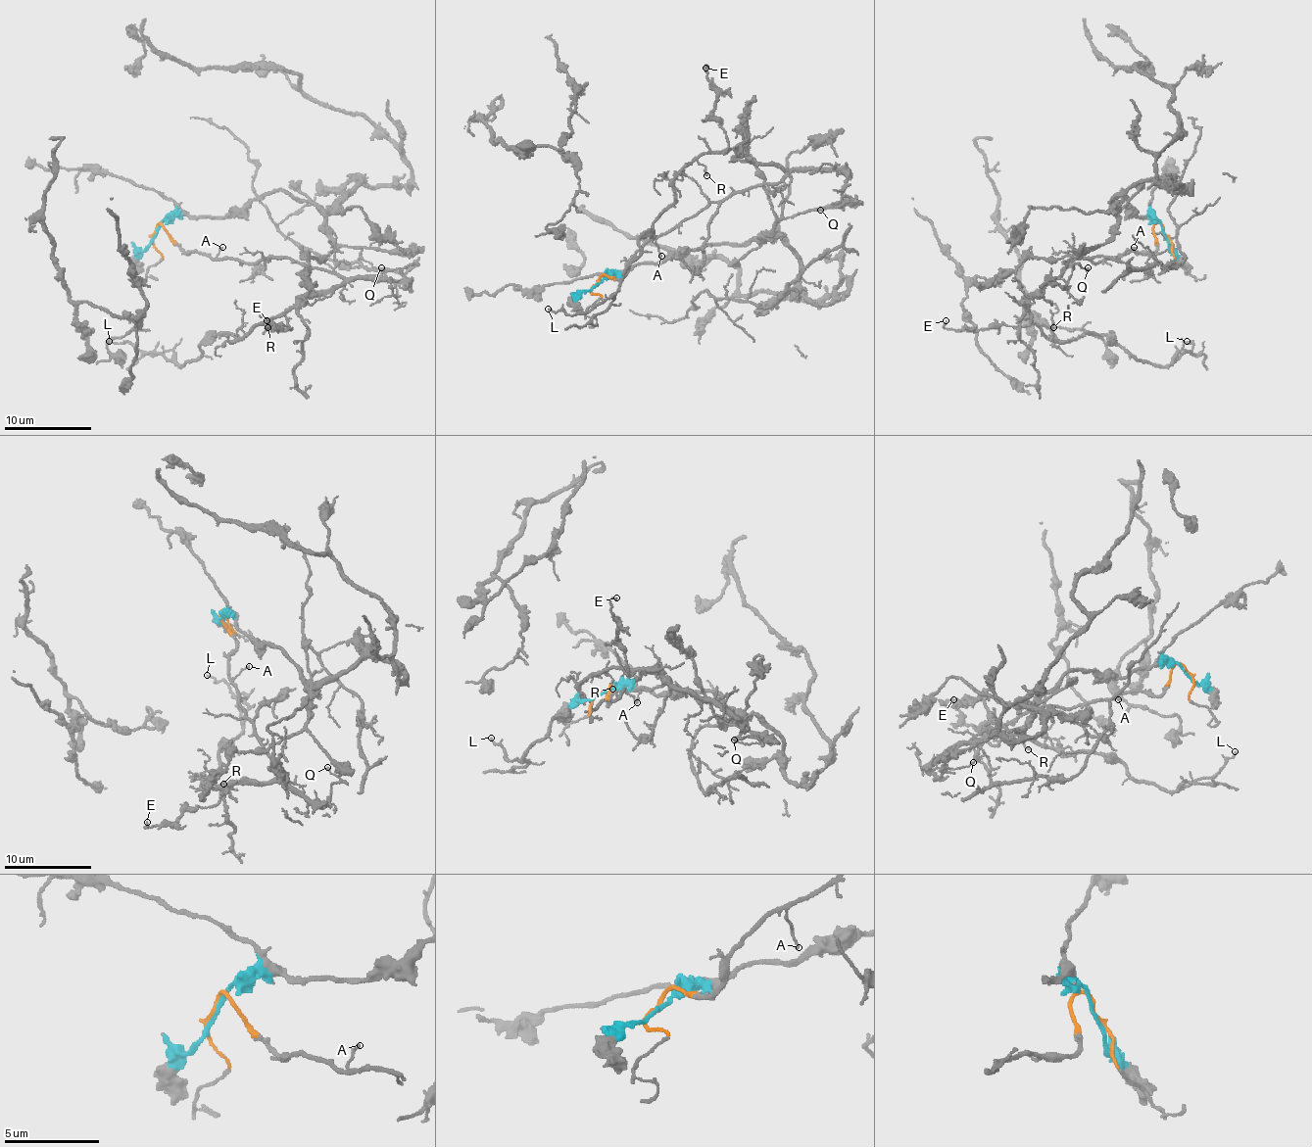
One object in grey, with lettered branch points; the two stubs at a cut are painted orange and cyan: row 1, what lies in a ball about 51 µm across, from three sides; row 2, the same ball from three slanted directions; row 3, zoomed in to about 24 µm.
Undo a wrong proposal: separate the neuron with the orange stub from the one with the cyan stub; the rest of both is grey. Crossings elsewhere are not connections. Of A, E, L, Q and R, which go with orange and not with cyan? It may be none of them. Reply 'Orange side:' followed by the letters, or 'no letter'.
Orange side: A, E, L, Q, R

